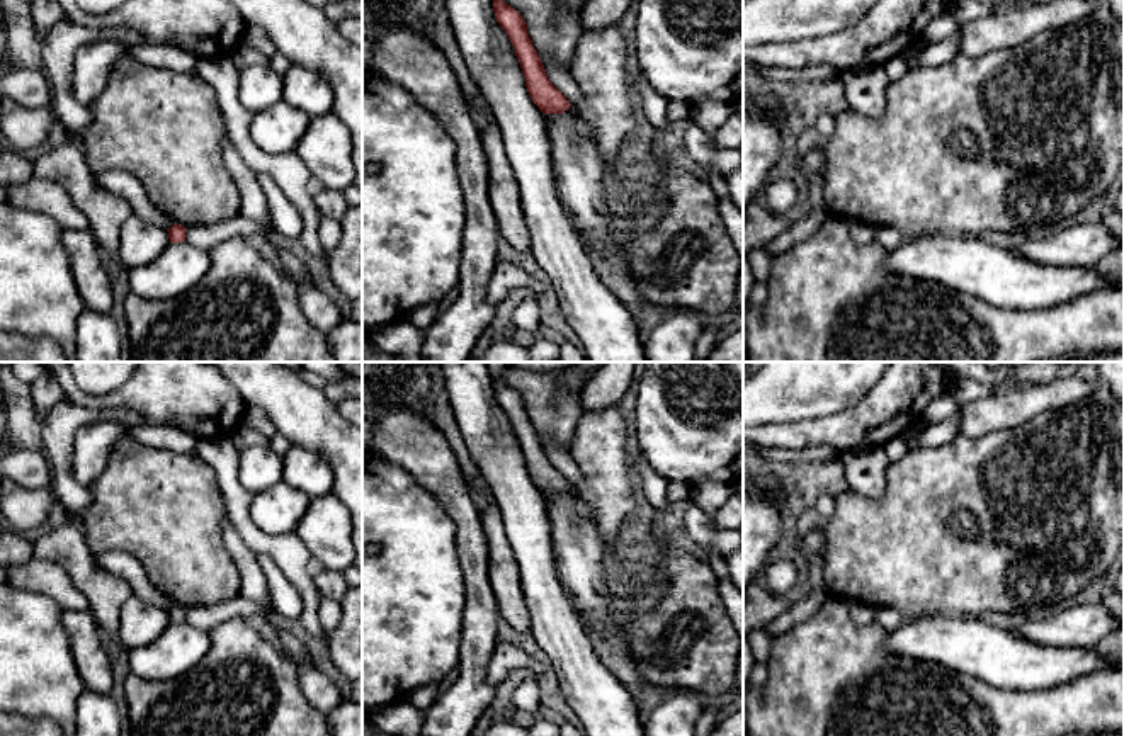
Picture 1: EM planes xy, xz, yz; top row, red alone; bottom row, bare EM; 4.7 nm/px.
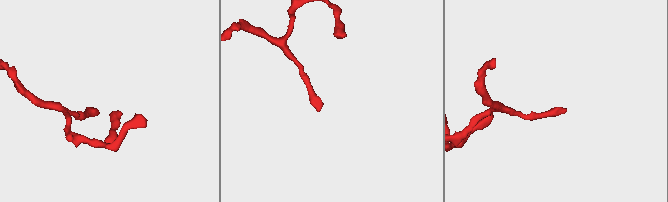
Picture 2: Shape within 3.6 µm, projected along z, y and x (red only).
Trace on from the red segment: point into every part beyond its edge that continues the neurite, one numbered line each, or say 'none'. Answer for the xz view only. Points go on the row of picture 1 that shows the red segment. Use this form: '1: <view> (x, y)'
none

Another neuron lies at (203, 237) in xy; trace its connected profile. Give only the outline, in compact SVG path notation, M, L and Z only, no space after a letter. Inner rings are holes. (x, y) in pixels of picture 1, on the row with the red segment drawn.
M236 216L218 224L185 228L185 241L202 250L211 250L218 243L233 236L248 240L253 235L269 235L275 238L272 219L267 228L257 221L247 219L245 216Z

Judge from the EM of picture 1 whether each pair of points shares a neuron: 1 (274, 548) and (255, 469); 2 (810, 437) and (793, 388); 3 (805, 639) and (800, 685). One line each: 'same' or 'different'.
1: different
2: different
3: same

